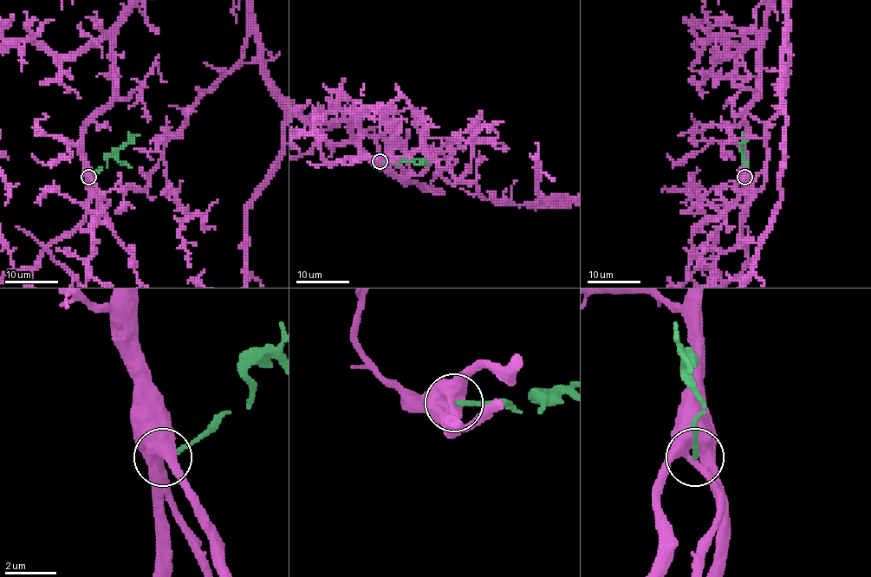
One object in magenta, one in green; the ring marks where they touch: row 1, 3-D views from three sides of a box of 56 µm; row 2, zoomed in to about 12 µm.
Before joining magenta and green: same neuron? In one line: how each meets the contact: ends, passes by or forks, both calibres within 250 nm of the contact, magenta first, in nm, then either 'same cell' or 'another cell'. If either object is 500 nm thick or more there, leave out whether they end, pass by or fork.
magenta forks | green ends | 400/170 nm | another cell

